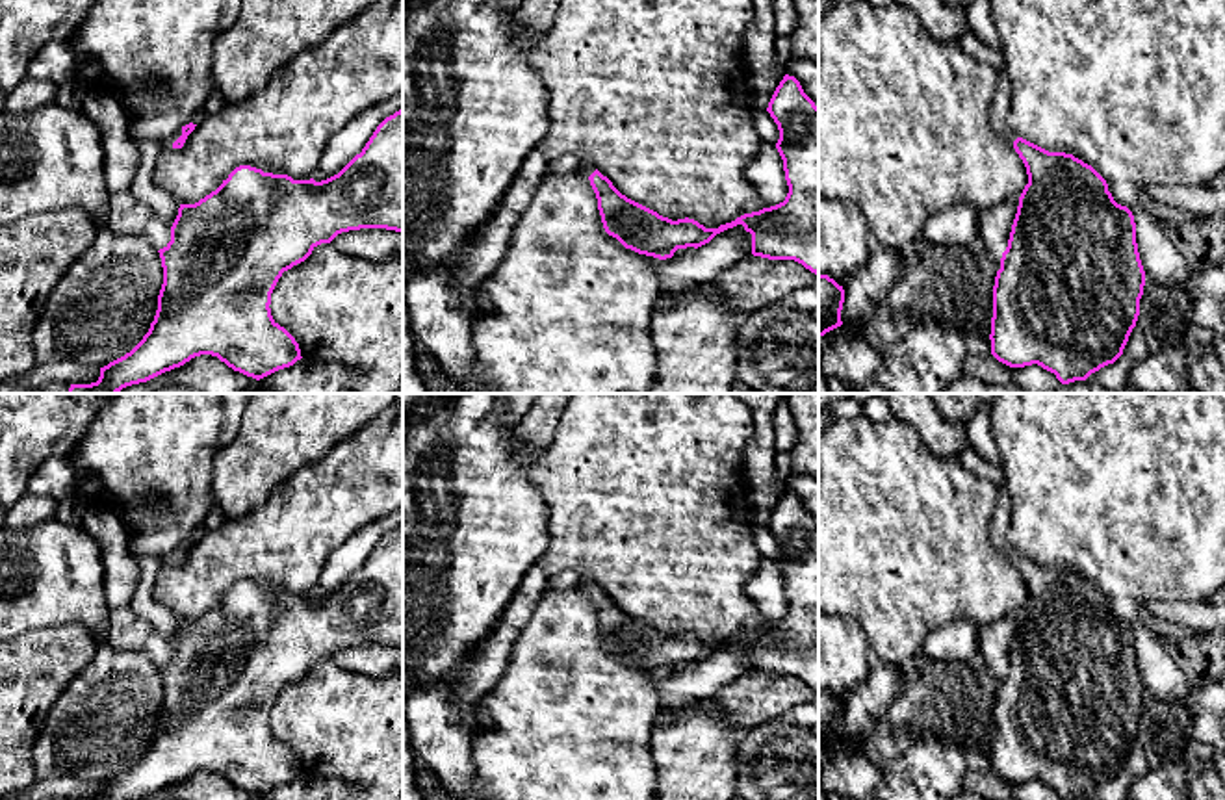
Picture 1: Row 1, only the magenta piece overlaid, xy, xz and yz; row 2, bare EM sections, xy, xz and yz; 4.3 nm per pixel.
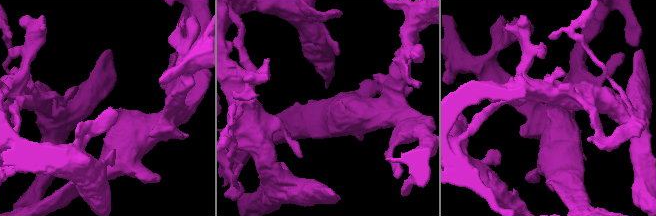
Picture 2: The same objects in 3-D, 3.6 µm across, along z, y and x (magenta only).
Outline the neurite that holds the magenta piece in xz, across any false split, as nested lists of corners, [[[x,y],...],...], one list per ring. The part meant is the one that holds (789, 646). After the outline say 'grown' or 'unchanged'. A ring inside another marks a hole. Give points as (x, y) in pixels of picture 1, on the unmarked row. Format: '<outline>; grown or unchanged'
[[[785,490],[767,527],[780,546],[776,564],[789,601],[783,618],[705,644],[689,633],[672,637],[627,614],[592,579],[581,577],[579,587],[596,609],[605,648],[625,665],[666,676],[677,665],[698,665],[742,640],[752,650],[754,672],[794,676],[819,690],[819,523],[800,497]]]; grown

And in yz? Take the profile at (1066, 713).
[[[1004,484],[997,490],[991,542],[1023,575],[1028,600],[995,692],[991,770],[1010,783],[1038,780],[1062,800],[1086,796],[1123,770],[1140,731],[1145,687],[1134,631],[1114,616],[1106,596],[1091,581],[1073,570],[1049,568],[1012,546],[1010,492]]]; grown

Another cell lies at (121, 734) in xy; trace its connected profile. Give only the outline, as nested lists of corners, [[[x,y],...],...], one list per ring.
[[[58,518],[26,529],[0,527],[0,640],[69,622],[82,624],[98,640],[93,661],[71,679],[39,729],[37,781],[11,800],[97,798],[104,781],[130,768],[148,748],[163,700],[161,674],[147,652],[117,652],[106,644],[110,613],[102,553],[87,531]]]

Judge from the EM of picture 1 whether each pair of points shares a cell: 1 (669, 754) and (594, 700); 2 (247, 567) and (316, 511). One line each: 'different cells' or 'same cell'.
1: different cells
2: same cell

